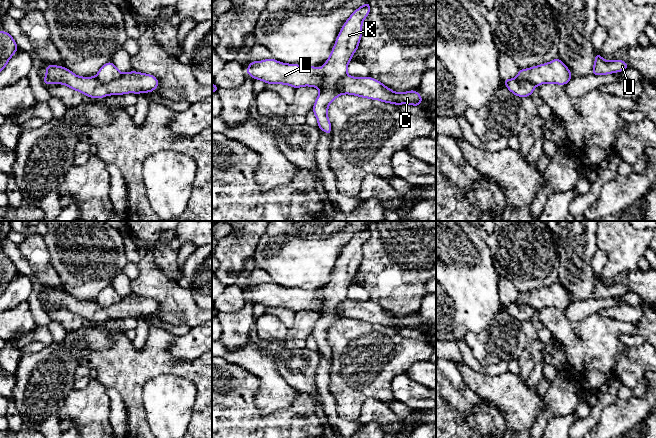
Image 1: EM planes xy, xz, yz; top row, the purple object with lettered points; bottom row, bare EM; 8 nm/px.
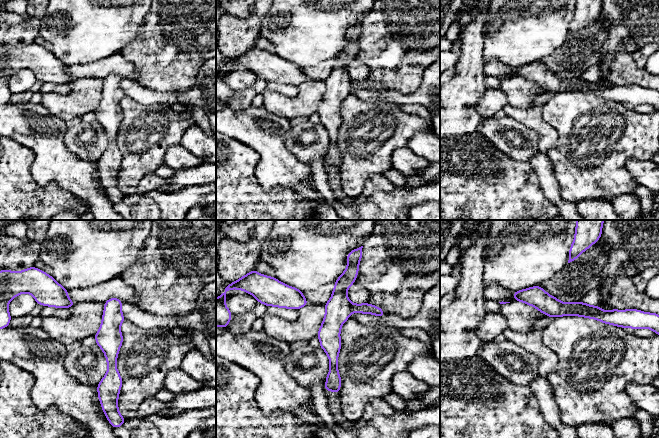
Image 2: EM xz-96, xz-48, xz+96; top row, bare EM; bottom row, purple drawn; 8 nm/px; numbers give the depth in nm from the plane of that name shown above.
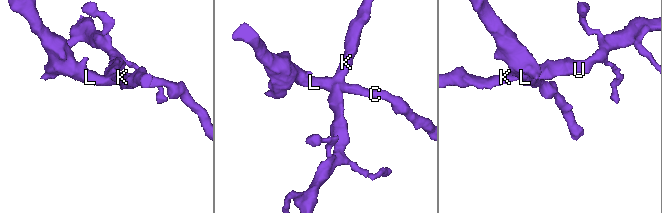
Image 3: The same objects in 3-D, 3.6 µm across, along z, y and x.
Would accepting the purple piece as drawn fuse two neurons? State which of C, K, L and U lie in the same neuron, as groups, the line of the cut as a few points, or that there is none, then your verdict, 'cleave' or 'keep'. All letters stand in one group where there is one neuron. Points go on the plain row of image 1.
C L / K U | xy (122, 298), (107, 306), (101, 306), (95, 301) | cleave

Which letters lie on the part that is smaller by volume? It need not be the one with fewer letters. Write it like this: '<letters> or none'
K, U

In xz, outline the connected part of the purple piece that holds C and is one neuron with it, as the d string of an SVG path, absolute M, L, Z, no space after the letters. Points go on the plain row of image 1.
M346 299L337 306L336 313L342 318L380 324L385 327L395 328L396 330L399 328L421 330L423 323L416 314L396 317L371 301L350 301Z

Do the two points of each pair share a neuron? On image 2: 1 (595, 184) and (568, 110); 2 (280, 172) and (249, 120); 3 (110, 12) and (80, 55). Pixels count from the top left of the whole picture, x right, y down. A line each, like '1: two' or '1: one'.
1: one
2: one
3: one

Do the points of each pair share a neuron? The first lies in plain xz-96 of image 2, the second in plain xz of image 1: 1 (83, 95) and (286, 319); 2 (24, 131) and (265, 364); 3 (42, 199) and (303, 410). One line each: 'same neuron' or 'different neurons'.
1: different neurons
2: same neuron
3: same neuron

